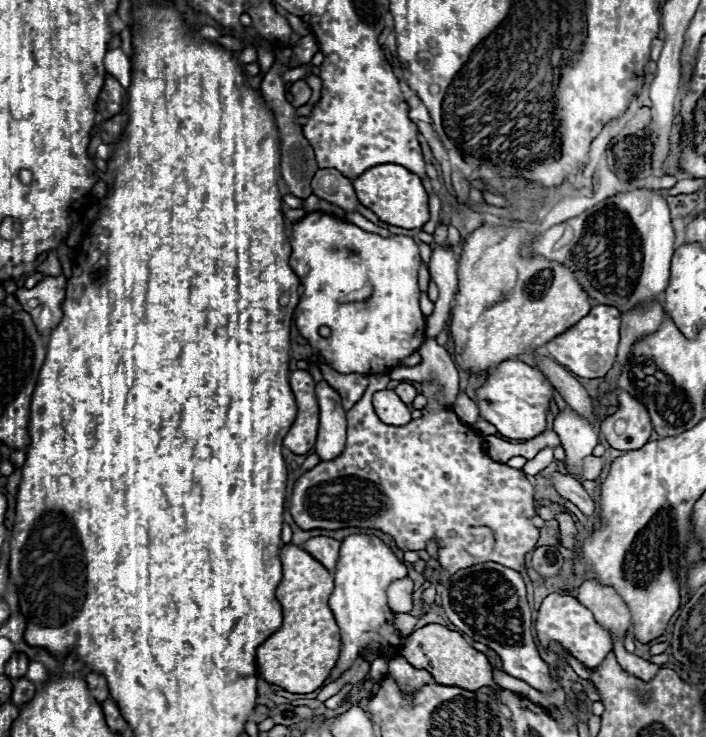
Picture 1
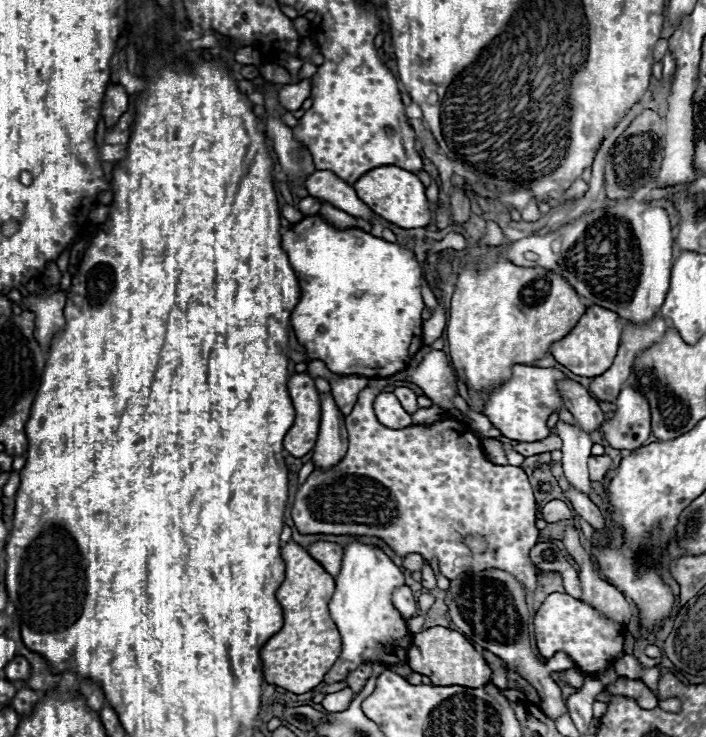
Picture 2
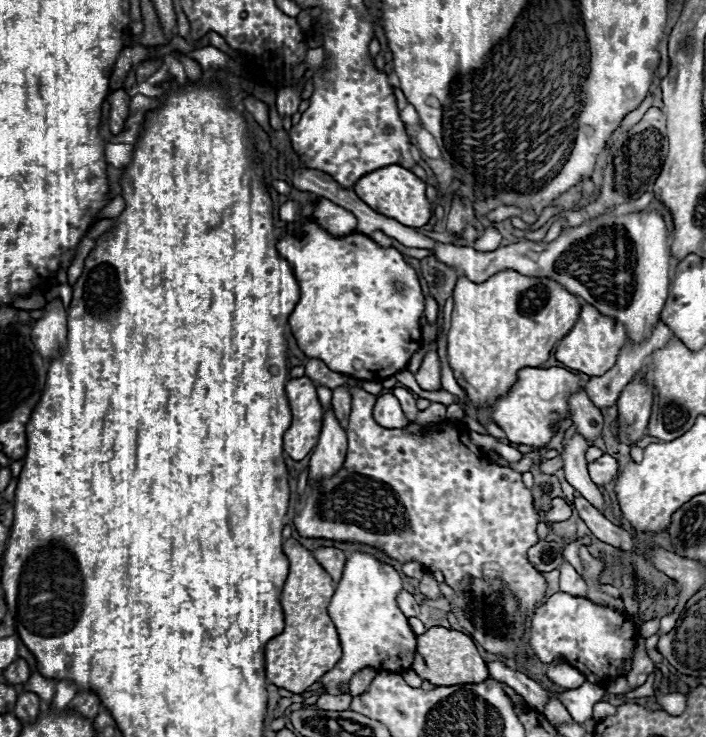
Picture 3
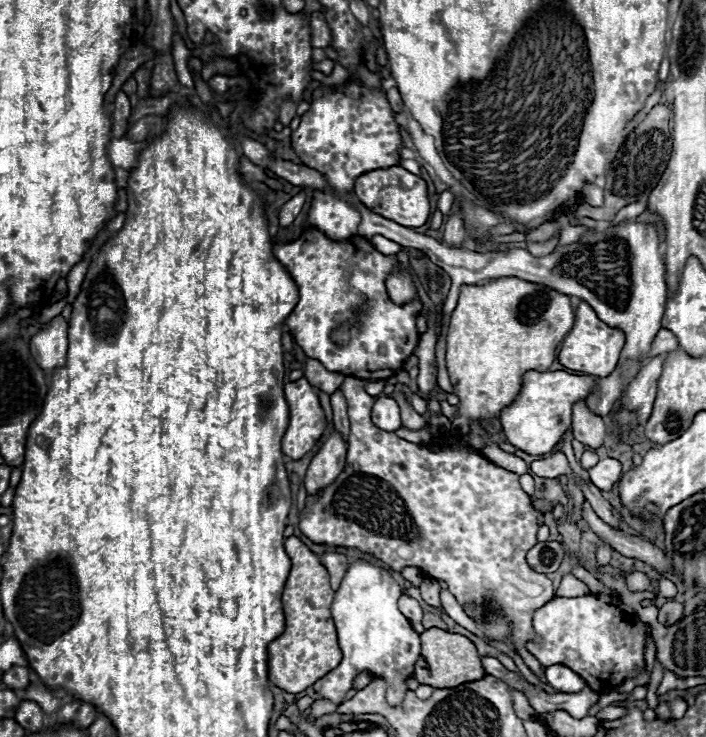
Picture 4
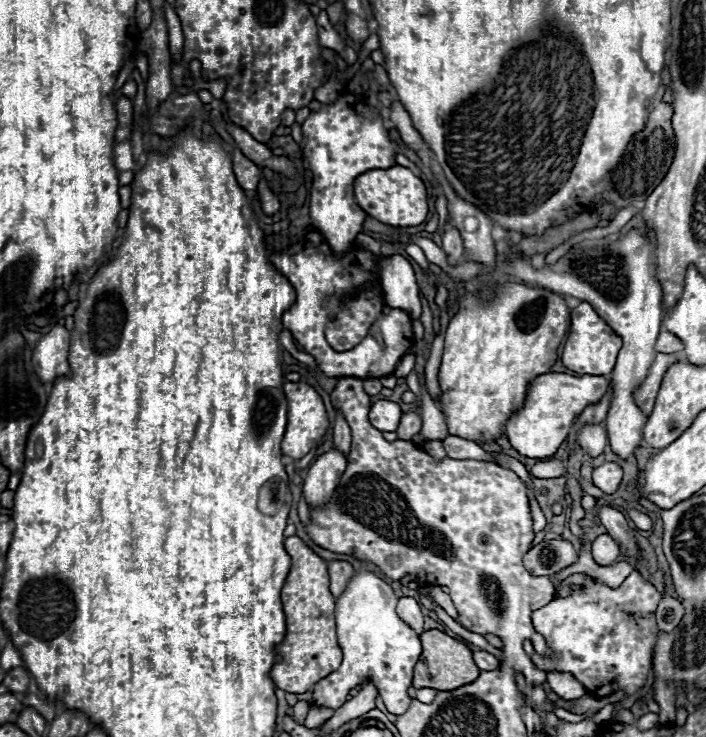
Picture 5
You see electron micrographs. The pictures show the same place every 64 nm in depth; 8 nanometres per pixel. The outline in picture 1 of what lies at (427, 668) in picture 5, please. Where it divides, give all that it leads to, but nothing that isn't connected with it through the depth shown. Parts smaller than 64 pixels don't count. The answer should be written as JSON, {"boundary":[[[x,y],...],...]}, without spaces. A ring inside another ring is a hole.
{"boundary":[[[428,624],[420,630],[416,630],[408,642],[404,644],[404,656],[418,668],[424,668],[432,674],[434,682],[442,686],[458,686],[464,690],[478,690],[482,686],[490,686],[492,680],[492,666],[488,658],[472,648],[460,632],[448,630],[440,624]]]}

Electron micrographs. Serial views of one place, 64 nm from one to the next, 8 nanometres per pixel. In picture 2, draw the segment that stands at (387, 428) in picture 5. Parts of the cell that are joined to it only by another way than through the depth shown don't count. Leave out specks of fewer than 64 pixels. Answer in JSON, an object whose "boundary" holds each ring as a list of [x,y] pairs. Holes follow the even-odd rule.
{"boundary":[[[380,392],[374,400],[374,410],[384,426],[406,428],[412,424],[412,416],[402,408],[402,404],[392,392]]]}

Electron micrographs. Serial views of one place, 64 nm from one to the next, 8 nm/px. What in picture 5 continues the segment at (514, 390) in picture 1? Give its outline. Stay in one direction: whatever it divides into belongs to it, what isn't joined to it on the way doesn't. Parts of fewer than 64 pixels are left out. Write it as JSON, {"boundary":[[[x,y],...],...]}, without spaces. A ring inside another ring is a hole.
{"boundary":[[[548,372],[532,378],[526,400],[506,422],[506,436],[514,450],[528,458],[550,458],[566,440],[574,418],[588,406],[602,398],[606,392],[606,376],[572,376],[564,372]]]}

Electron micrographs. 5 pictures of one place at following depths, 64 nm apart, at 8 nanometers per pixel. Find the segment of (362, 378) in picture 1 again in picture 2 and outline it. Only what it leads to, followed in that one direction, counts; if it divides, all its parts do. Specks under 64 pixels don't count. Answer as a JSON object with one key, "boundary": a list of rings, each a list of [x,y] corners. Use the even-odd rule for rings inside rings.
{"boundary":[[[348,374],[348,376],[340,376],[336,380],[330,380],[330,386],[332,386],[332,394],[334,394],[334,400],[336,400],[340,412],[344,416],[348,416],[356,404],[358,394],[368,386],[368,380],[364,376]]]}

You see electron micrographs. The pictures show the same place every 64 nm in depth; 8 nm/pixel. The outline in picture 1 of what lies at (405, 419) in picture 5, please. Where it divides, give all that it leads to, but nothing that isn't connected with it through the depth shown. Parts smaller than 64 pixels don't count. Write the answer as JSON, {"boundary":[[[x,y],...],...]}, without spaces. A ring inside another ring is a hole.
{"boundary":[[[408,380],[400,382],[400,384],[394,388],[394,392],[402,398],[402,402],[406,402],[406,406],[408,406],[408,408],[412,408],[412,400],[414,400],[414,396],[418,394],[418,392],[416,392],[416,388],[412,386],[412,382],[408,382]]]}

